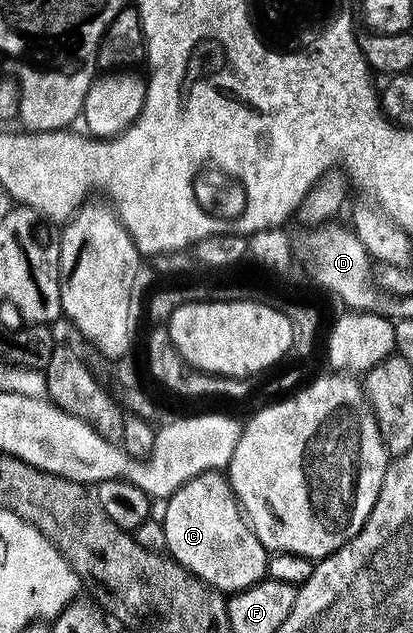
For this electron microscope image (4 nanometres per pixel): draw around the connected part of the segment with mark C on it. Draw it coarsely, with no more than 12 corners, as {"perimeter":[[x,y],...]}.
{"perimeter":[[226,472],[166,498],[166,552],[224,595],[267,577],[269,550]]}

